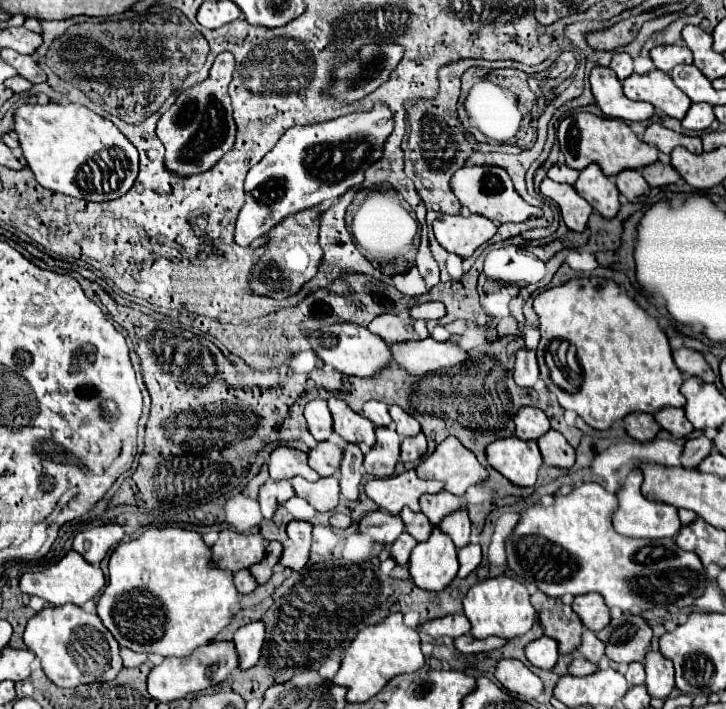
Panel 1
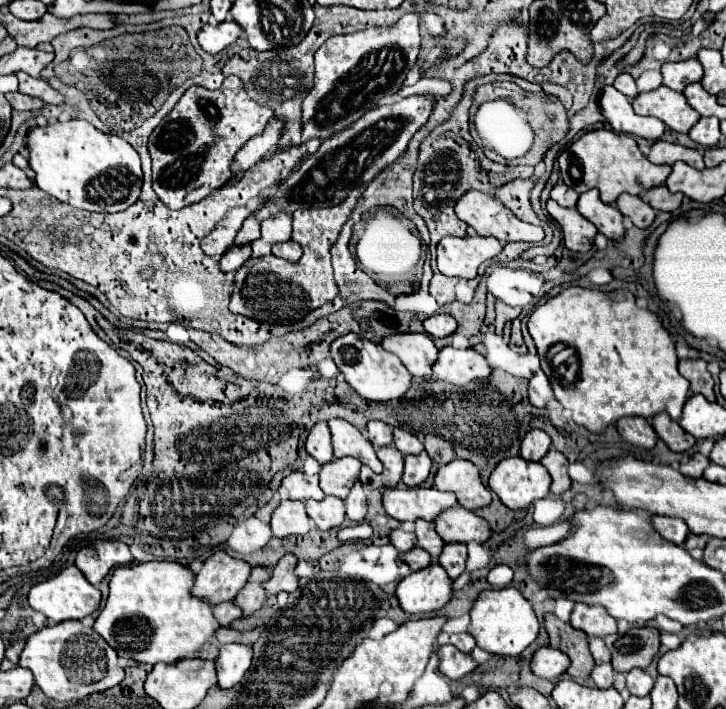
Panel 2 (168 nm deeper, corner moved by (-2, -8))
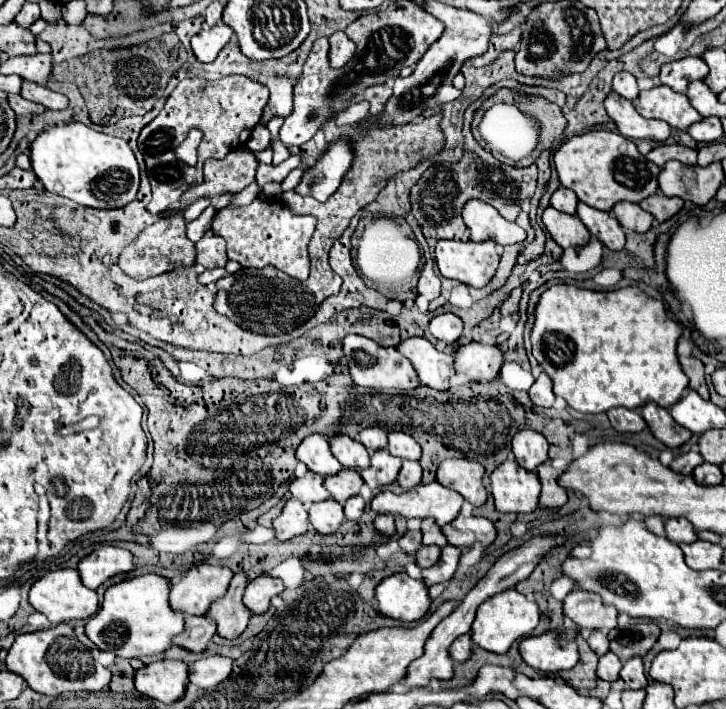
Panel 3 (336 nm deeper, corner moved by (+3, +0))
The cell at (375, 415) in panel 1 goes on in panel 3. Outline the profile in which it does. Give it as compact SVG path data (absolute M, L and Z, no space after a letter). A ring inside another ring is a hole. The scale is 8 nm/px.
M368 427L362 429L356 437L368 451L376 451L376 449L384 449L386 447L386 429L380 427Z

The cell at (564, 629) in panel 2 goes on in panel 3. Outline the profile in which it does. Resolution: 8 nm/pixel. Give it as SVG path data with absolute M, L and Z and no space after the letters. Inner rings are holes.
M578 633L576 635L576 645L580 649L580 661L568 669L568 671L560 671L558 675L568 681L572 687L586 687L592 689L594 681L596 681L596 663L598 663L598 655L592 653L592 649L588 647L586 639Z

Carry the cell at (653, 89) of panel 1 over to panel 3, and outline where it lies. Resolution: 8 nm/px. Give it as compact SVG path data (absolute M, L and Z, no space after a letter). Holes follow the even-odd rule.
M666 85L640 91L634 105L640 115L648 119L662 119L676 129L688 129L692 123L702 119L702 115L690 105L686 95L676 93Z

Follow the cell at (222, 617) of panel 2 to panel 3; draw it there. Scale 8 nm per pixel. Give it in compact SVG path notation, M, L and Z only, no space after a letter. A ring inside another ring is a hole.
M208 615L186 617L186 629L174 639L174 645L180 645L190 651L204 651L214 633L216 625L208 621Z

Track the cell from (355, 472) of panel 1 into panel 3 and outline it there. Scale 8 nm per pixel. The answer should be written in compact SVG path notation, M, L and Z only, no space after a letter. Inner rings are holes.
M356 495L356 497L350 497L346 503L344 503L344 515L346 519L358 519L364 511L364 499L362 495Z

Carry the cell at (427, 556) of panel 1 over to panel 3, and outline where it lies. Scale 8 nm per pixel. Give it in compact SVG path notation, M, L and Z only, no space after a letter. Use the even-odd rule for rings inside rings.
M404 571L386 577L376 587L376 599L376 609L382 615L408 623L422 619L432 605L430 587L424 585L424 579L412 579Z

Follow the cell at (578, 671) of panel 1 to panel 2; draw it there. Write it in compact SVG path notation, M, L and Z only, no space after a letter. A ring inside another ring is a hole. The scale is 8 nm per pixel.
M609 663L607 665L595 665L595 669L591 673L591 679L595 681L595 685L599 689L609 689L615 683L615 669Z

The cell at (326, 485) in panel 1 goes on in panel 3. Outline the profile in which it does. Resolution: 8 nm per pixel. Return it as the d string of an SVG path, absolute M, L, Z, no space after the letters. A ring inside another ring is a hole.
M334 499L312 503L308 515L310 515L312 527L314 527L318 533L322 533L322 535L328 535L328 533L338 531L340 523L344 521L342 505L336 503Z

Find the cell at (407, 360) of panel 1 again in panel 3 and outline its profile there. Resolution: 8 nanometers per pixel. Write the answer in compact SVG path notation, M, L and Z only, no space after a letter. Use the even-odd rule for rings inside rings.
M480 343L460 345L454 351L452 359L456 373L462 373L472 381L492 381L502 367L500 349Z

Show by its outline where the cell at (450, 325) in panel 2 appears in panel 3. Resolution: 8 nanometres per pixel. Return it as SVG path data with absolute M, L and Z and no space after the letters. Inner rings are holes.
M454 313L434 315L428 325L430 333L442 343L454 343L462 335L462 319Z

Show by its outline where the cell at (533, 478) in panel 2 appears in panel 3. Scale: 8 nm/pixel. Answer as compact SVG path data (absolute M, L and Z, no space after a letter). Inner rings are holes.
M508 459L490 473L490 487L498 511L530 513L538 507L542 485L536 477L536 471L528 471L514 459Z

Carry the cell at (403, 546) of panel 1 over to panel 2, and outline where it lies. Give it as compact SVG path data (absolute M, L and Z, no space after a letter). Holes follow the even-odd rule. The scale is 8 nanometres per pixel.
M419 547L411 549L409 553L405 553L403 559L405 559L405 563L411 567L411 571L425 569L425 567L429 567L429 565L433 563L433 557L431 557L429 553L425 553L423 549L419 549Z

